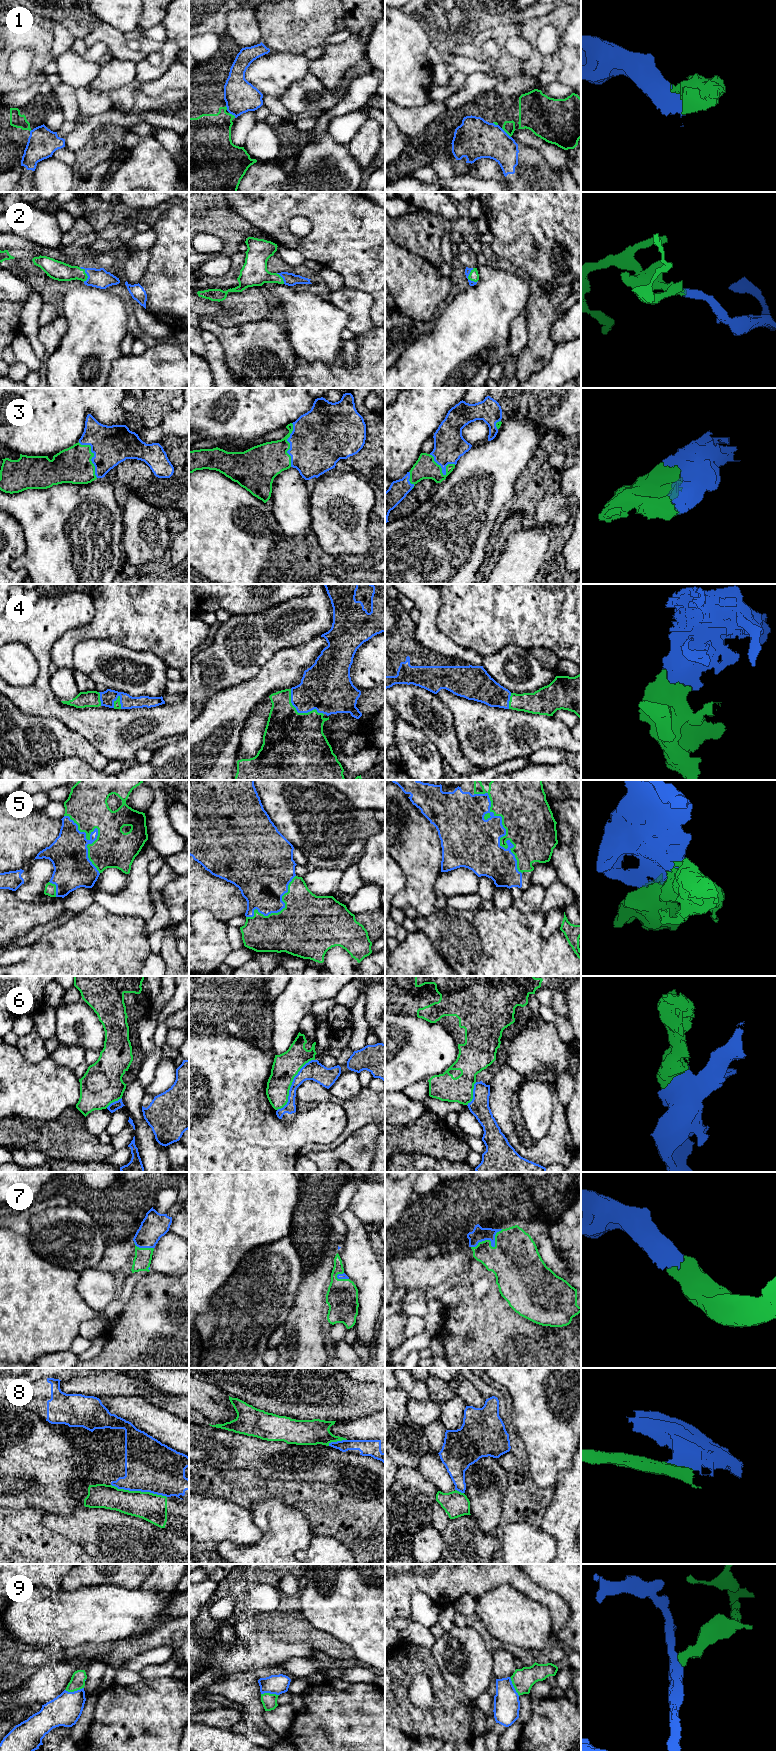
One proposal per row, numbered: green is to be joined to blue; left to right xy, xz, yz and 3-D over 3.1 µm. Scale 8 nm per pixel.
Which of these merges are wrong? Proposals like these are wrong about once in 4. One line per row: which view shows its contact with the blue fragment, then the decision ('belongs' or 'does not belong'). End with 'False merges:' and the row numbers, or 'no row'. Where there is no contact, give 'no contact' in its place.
1: yz | does not belong
2: yz | belongs
3: xy | belongs
4: xz | belongs
5: yz | belongs
6: xz | does not belong
7: yz | belongs
8: xy | does not belong
9: xy | belongs
False merges: 1, 6, 8

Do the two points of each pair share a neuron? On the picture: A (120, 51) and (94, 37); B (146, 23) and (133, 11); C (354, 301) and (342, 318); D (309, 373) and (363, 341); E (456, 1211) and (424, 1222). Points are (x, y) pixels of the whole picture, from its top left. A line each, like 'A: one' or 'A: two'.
A: one
B: two
C: two
D: one
E: one

